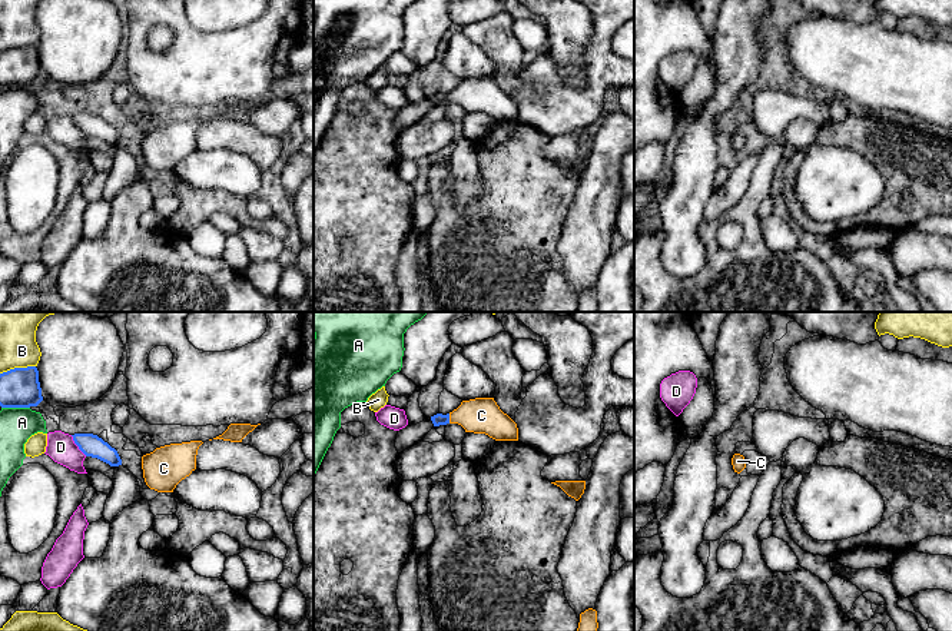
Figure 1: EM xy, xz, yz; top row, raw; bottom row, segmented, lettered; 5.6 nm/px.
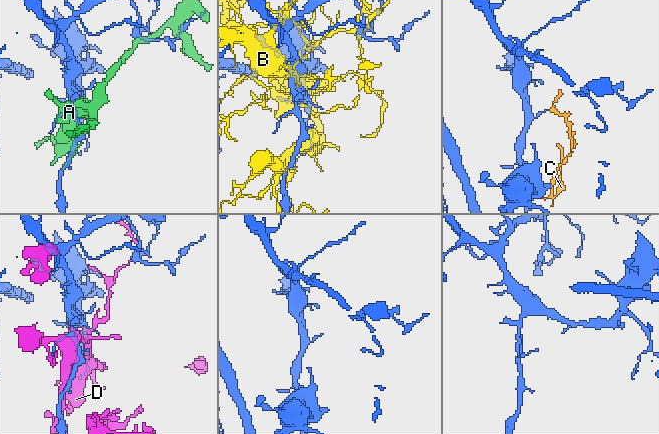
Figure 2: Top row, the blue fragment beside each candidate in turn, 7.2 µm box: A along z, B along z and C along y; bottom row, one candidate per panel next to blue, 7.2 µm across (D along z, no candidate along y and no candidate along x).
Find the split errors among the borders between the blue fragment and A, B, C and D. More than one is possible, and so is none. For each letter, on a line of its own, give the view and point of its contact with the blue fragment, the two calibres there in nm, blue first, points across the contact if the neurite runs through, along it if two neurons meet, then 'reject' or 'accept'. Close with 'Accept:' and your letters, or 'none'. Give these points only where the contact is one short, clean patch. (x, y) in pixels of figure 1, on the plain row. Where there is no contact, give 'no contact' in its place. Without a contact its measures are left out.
A: xy (16, 86) | 220/190 nm | reject
B: xy (17, 47) | 220/200 nm | reject
C: xz (448, 98) | 70/200 nm | across xz (437, 99), (448, 98), (481, 95) | accept
D: xy (76, 123) | 120/160 nm | reject
Accept: C

